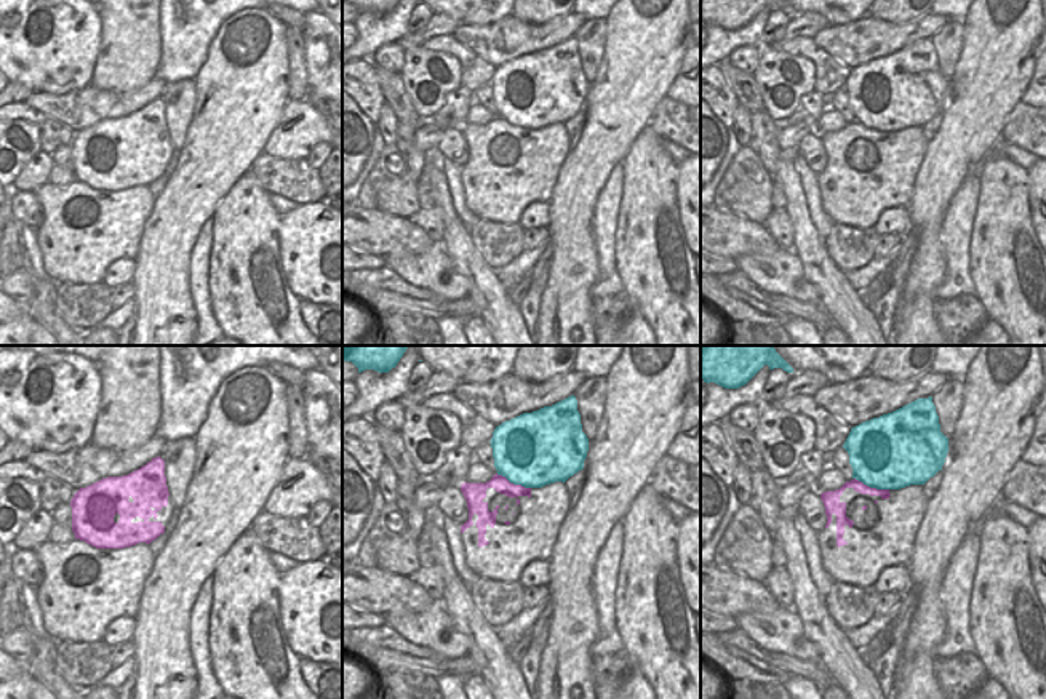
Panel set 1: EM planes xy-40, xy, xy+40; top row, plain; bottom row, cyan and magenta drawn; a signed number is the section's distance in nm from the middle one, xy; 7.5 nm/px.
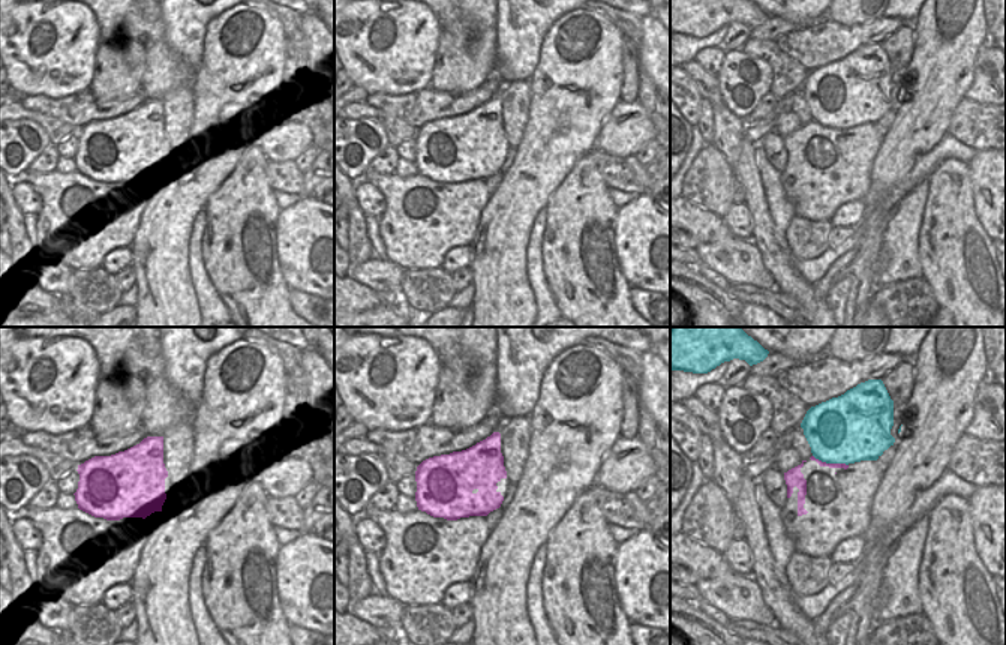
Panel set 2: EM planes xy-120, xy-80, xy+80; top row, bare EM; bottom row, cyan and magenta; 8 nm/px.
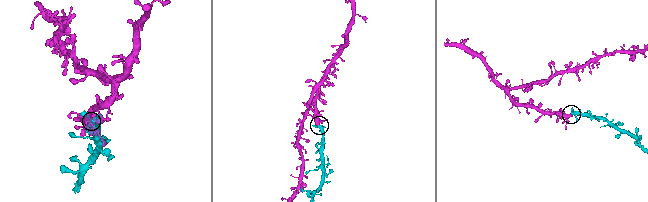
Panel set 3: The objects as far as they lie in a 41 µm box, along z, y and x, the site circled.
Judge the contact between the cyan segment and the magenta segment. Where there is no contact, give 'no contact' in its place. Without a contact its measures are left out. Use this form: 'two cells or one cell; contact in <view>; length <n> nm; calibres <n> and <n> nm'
one cell; contact in xy+40; length 280 nm; calibres 500 and 90 nm

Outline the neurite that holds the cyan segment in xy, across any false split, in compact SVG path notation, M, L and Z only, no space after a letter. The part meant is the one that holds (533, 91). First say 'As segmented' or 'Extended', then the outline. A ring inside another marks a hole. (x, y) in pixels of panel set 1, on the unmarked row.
Extended. M574 37L533 54L523 54L510 62L502 64L493 74L491 80L496 117L486 125L462 125L461 133L467 142L469 162L461 168L461 174L473 166L478 170L478 189L488 187L485 181L486 168L494 170L499 147L493 154L488 152L486 131L494 130L509 139L528 138L533 130L542 130L555 123L566 123L569 118L584 110L589 93L589 80L582 74L581 56Z

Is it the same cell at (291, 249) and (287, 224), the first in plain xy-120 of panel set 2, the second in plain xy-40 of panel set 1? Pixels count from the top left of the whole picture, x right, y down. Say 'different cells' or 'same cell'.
different cells

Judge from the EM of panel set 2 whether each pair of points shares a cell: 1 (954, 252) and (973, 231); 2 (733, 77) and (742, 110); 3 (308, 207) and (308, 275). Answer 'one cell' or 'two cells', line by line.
1: one cell
2: one cell
3: one cell

